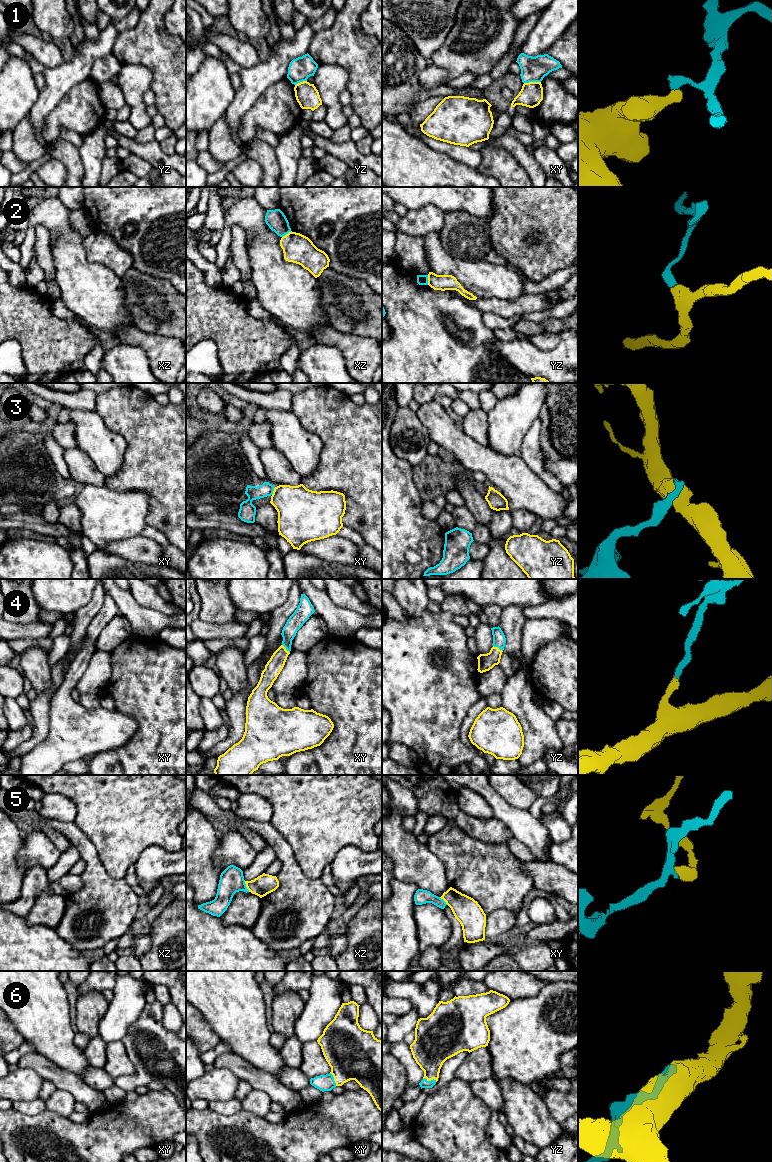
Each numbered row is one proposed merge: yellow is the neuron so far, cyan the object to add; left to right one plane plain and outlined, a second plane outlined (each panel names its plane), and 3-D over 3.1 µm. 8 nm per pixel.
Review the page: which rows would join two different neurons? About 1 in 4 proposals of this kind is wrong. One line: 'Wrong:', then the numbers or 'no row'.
Wrong: 1, 2, 3, 5

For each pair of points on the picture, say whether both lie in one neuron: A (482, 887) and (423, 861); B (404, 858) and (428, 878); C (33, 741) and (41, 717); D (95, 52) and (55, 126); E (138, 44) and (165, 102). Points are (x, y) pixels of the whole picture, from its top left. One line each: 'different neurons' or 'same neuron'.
A: different neurons
B: same neuron
C: same neuron
D: different neurons
E: same neuron

